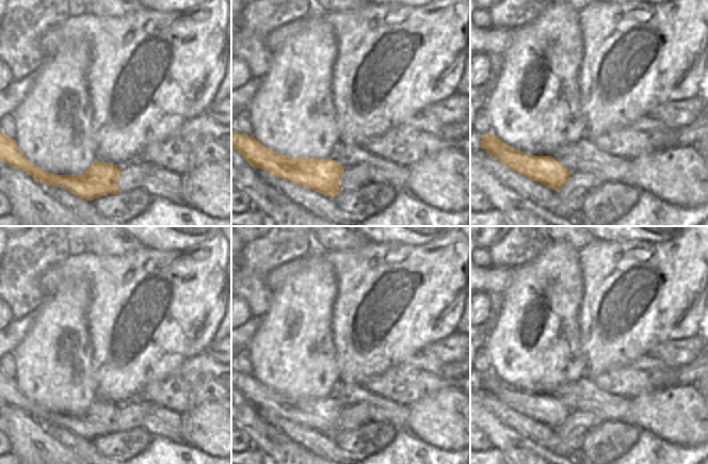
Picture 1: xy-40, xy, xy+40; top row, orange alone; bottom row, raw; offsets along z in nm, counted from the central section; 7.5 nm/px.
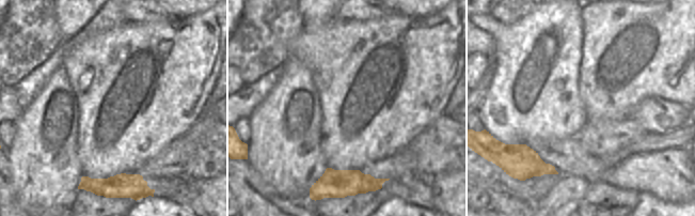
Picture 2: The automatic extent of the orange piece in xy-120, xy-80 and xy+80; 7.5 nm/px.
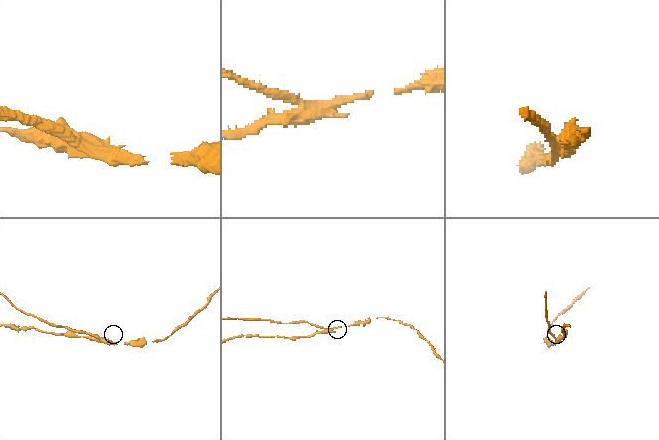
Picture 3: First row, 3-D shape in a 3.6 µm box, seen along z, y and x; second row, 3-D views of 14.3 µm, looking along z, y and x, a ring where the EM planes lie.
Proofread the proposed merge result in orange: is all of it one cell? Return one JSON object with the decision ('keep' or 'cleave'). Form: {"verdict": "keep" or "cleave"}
{"verdict": "cleave"}

